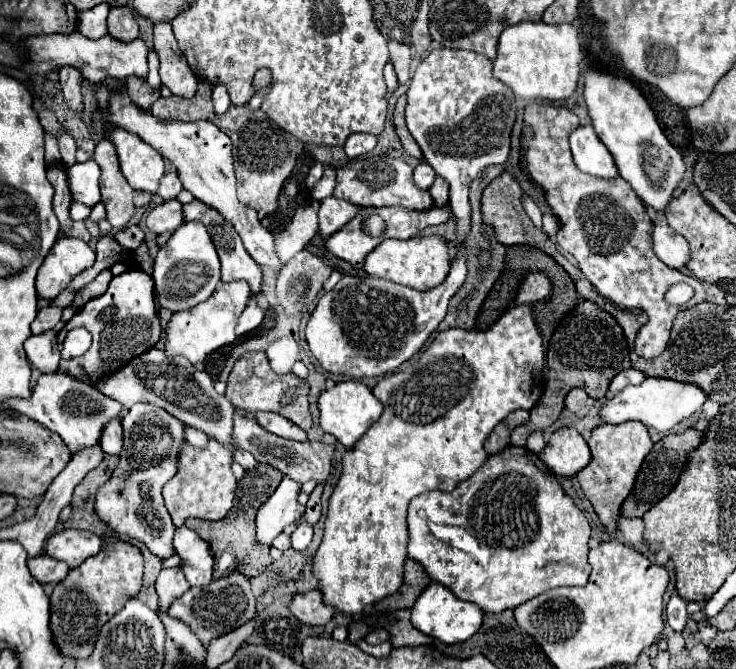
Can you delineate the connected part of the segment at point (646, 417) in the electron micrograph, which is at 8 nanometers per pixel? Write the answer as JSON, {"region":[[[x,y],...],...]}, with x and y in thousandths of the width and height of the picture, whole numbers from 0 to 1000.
{"region":[[[878,565],[878,571],[872,571],[870,577],[853,577],[848,580],[848,586],[832,592],[829,601],[815,610],[815,622],[823,634],[867,628],[880,640],[891,640],[894,646],[908,649],[918,634],[948,616],[959,598],[962,589],[951,577],[910,568],[910,565]]]}

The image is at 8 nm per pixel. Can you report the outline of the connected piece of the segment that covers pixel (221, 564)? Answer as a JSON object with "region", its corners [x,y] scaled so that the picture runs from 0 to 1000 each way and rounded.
{"region":[[[353,694],[342,706],[337,703],[332,709],[332,714],[323,720],[321,753],[310,765],[307,774],[302,774],[296,780],[272,777],[272,774],[255,774],[253,777],[253,786],[285,813],[285,822],[291,828],[291,864],[302,864],[302,861],[307,861],[307,855],[323,852],[326,846],[329,846],[329,855],[342,864],[342,861],[351,861],[370,840],[364,819],[351,819],[351,813],[348,813],[345,774],[348,774],[351,759],[370,741],[370,735],[375,732],[375,726],[380,723],[383,714],[386,712],[375,700],[370,700],[364,694]]]}

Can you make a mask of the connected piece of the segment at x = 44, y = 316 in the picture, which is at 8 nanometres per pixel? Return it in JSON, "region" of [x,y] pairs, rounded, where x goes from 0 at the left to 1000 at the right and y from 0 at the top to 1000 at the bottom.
{"region":[[[65,457],[65,460],[52,463],[49,478],[43,481],[43,499],[57,499],[57,496],[73,490],[82,481],[82,469],[84,469],[84,463],[76,457]]]}

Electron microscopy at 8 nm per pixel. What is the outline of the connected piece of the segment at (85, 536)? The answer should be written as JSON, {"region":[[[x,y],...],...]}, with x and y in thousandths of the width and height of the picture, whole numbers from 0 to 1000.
{"region":[[[84,792],[65,804],[63,828],[90,840],[95,849],[109,846],[120,831],[128,831],[136,822],[136,804],[114,792]]]}

